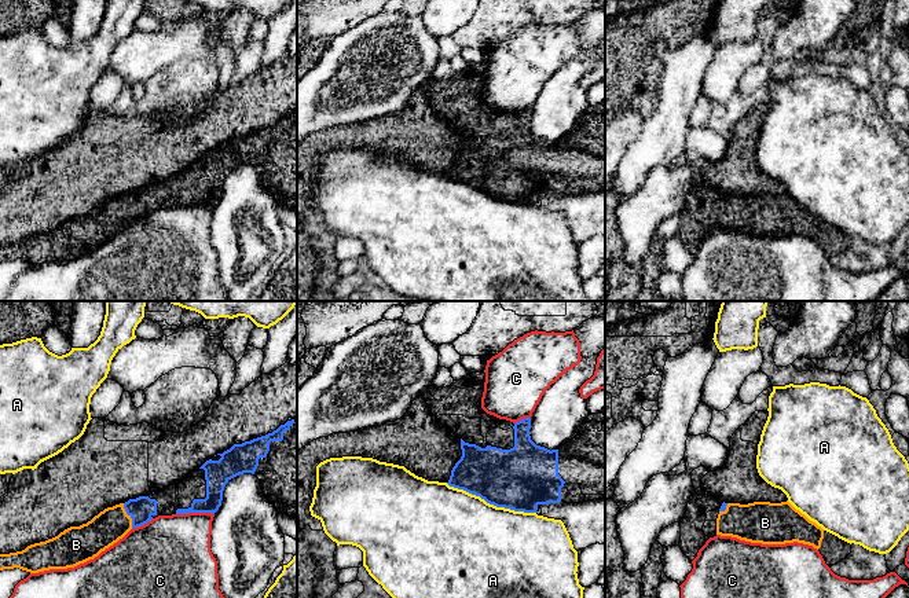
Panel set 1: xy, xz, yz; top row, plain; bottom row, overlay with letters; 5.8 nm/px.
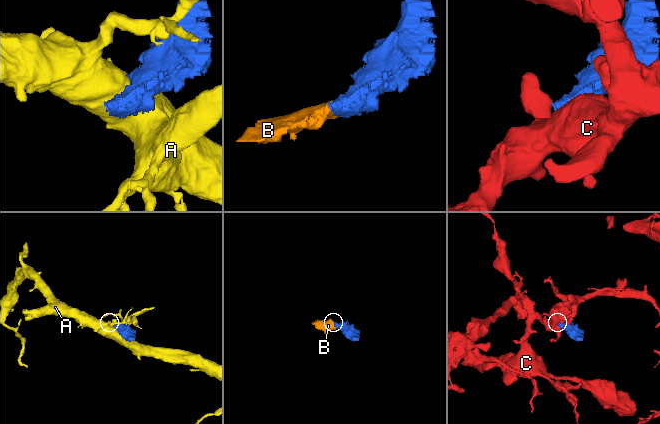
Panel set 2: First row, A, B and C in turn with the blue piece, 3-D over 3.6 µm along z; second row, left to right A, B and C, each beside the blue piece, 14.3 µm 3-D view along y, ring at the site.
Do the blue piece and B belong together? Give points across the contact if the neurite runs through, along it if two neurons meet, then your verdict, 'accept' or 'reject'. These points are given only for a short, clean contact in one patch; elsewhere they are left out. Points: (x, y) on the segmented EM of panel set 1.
accept

